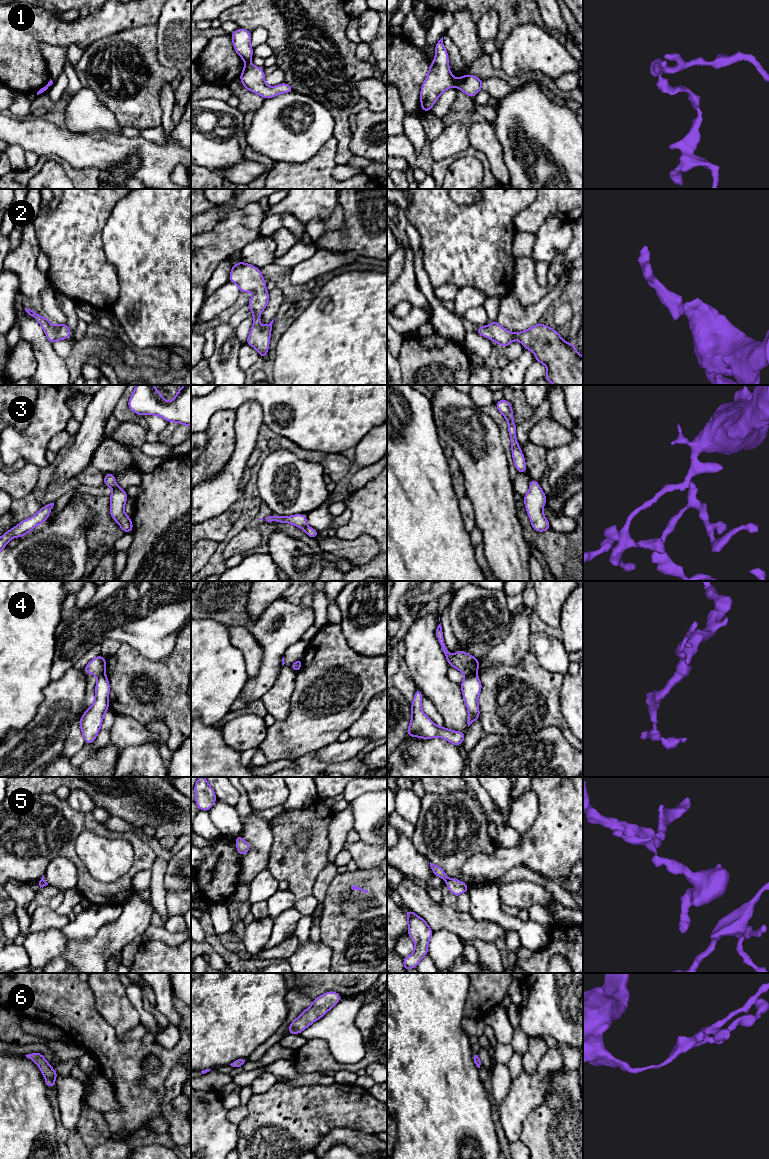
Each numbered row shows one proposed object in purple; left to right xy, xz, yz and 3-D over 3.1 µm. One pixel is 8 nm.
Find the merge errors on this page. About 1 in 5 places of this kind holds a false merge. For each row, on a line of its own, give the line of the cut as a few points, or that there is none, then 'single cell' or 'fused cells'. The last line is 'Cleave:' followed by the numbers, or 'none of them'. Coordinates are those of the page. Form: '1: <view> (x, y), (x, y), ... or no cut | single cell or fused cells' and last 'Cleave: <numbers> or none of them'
1: yz (455, 79), (456, 85) | fused cells
2: no cut | single cell
3: no cut | single cell
4: yz (475, 674), (466, 676) | fused cells
5: yz (449, 878), (446, 881) | fused cells
6: no cut | single cell
Cleave: 1, 4, 5

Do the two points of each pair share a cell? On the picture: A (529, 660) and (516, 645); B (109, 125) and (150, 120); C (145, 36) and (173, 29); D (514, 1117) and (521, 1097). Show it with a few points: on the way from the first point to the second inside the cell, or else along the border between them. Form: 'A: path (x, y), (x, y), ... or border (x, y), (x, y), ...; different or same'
A: border (529, 650), (519, 664), (503, 664); different
B: border (104, 105), (113, 114), (121, 127); different
C: border (156, 24), (156, 51), (158, 56); different
D: path (514, 1112), (519, 1102); same

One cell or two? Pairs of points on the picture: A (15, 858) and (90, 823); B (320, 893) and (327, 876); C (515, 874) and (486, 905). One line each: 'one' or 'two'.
A: one
B: one
C: two

